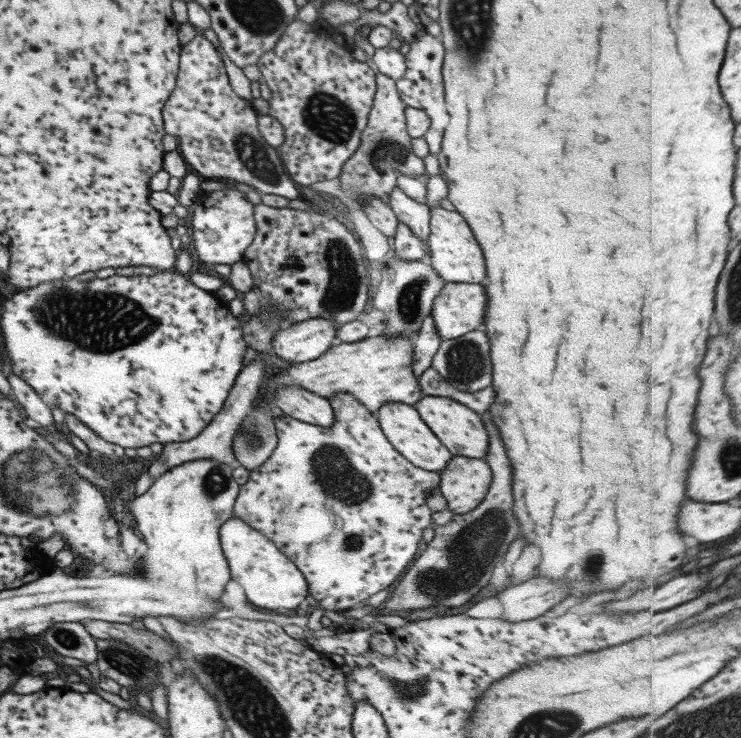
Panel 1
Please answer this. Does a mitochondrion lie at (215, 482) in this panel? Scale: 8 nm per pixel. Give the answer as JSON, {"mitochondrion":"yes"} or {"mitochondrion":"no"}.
{"mitochondrion":"yes"}

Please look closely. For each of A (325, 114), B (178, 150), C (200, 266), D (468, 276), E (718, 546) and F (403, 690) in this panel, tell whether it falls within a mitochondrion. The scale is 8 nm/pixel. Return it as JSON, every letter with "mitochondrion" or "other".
{"A":"mitochondrion","B":"other","C":"other","D":"other","E":"other","F":"mitochondrion"}

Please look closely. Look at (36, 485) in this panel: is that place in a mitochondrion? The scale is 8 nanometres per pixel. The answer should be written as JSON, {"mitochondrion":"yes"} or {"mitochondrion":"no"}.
{"mitochondrion":"yes"}

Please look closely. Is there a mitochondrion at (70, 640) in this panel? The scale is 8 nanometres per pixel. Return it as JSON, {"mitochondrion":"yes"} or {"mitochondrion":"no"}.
{"mitochondrion":"yes"}

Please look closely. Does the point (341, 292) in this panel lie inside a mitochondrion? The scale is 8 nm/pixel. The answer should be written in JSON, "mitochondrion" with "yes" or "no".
{"mitochondrion":"yes"}

